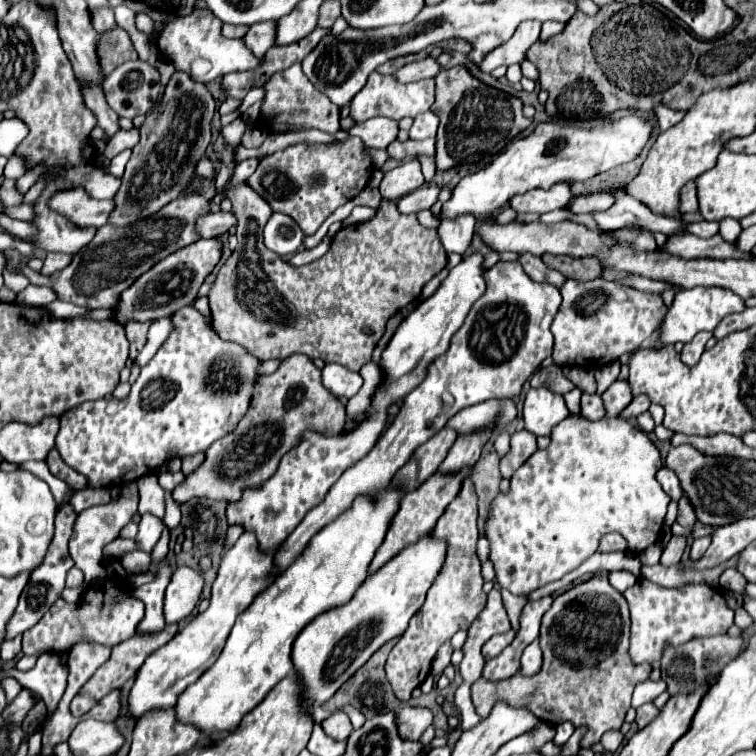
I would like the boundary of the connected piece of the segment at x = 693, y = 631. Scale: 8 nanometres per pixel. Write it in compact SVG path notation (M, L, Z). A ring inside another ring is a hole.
M640 577L630 589L624 591L624 597L630 605L630 615L632 615L632 627L630 627L630 657L632 657L632 661L634 663L654 663L654 661L662 659L662 651L668 645L678 647L696 637L710 637L710 635L726 633L734 625L734 611L728 607L724 595L716 589L722 589L722 587L690 583L690 585L684 585L684 589L666 589L666 587L660 587L652 581Z

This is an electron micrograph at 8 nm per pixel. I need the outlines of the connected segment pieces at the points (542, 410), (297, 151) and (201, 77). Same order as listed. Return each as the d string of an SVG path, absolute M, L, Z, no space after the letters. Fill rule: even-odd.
M538 387L526 393L522 415L530 433L550 435L552 429L570 415L570 411L562 395L554 395L554 391L546 387Z
M350 137L338 145L298 143L284 151L276 151L260 161L248 185L266 199L274 211L290 215L306 235L314 235L328 215L366 187L370 173L372 163L370 157L364 155L362 139Z
M194 9L194 13L168 23L156 41L164 59L172 61L178 71L186 71L194 81L210 83L232 71L250 71L262 65L262 57L256 57L244 43L244 39L226 39L222 35L222 21L214 19L208 9Z

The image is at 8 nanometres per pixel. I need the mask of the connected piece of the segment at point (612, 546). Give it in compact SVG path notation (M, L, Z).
M608 533L600 539L598 551L622 551L626 549L626 541L622 539L620 533Z

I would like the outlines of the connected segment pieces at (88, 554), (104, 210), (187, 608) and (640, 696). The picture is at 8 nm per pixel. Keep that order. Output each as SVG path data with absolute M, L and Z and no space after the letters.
M126 483L122 489L120 489L120 497L106 503L106 505L96 505L96 507L90 507L86 511L82 511L78 517L76 517L76 523L74 523L74 533L70 537L70 557L74 559L76 567L80 571L84 571L84 583L90 585L98 579L102 579L106 575L104 567L102 567L102 551L108 543L112 543L122 527L126 523L132 521L132 517L138 515L138 487L136 483Z
M72 187L56 191L50 199L50 209L58 211L78 227L102 227L108 223L108 215L114 201L98 201L88 195L84 187Z
M178 567L172 573L164 599L164 619L168 625L182 623L194 611L194 607L198 605L202 585L202 573L190 567Z
M652 679L642 681L642 683L638 683L636 689L634 689L632 707L638 709L640 705L654 701L654 699L656 699L660 693L664 693L664 691L666 691L666 683L664 683L662 679L660 679L660 681L652 681Z

